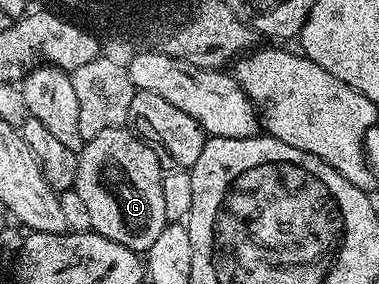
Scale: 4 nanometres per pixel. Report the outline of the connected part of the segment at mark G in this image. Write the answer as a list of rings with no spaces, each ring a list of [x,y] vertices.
[[[131,128],[98,131],[94,139],[83,142],[74,187],[90,214],[91,232],[130,247],[133,254],[147,251],[169,224],[162,203],[164,174],[158,155]]]

